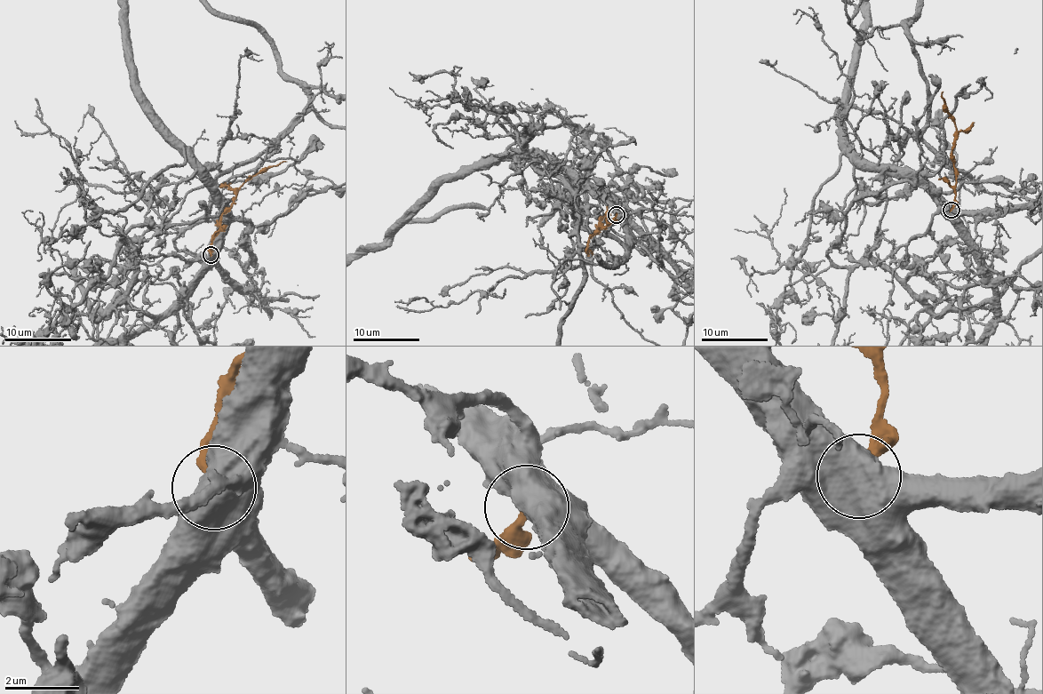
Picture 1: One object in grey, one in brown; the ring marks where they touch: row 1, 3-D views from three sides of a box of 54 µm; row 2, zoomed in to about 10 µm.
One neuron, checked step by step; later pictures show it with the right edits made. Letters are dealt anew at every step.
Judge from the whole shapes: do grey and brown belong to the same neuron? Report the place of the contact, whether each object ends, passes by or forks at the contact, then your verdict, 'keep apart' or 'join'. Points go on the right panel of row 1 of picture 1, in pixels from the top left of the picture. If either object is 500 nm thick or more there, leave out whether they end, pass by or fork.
place (951, 210); keep apart

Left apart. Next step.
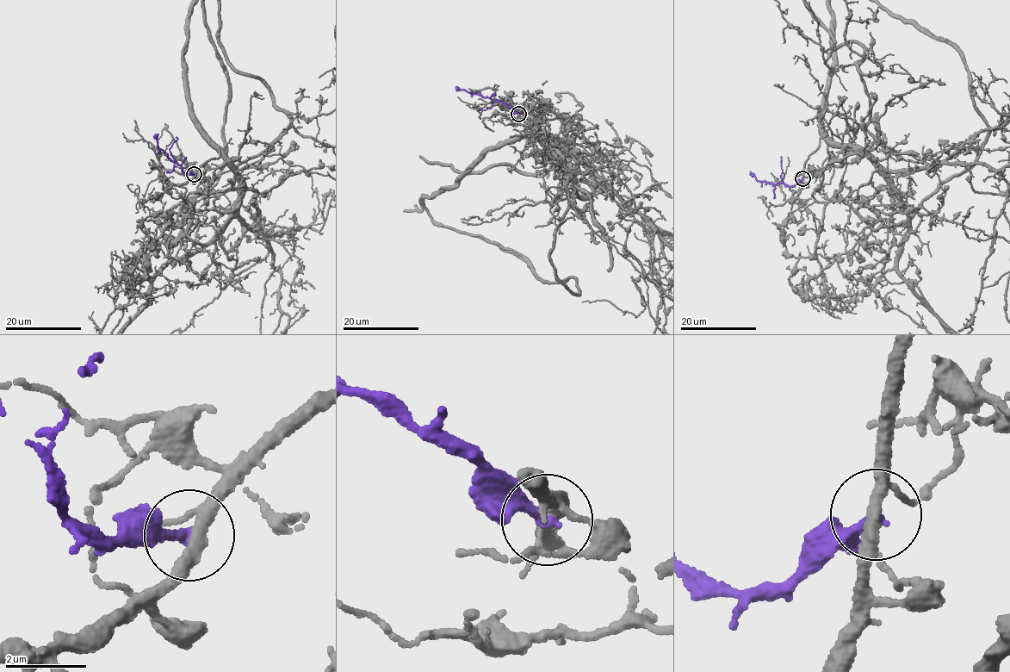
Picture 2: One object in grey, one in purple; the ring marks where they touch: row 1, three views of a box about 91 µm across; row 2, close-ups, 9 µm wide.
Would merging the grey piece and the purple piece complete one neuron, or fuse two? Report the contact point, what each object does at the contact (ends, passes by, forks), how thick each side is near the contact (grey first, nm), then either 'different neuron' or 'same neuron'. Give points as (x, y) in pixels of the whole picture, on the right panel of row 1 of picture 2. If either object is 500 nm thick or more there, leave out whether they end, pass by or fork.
at (802, 178); grey forks there; purple ends there; 260 nm thick on the grey side, 280 nm on the other; different neuron

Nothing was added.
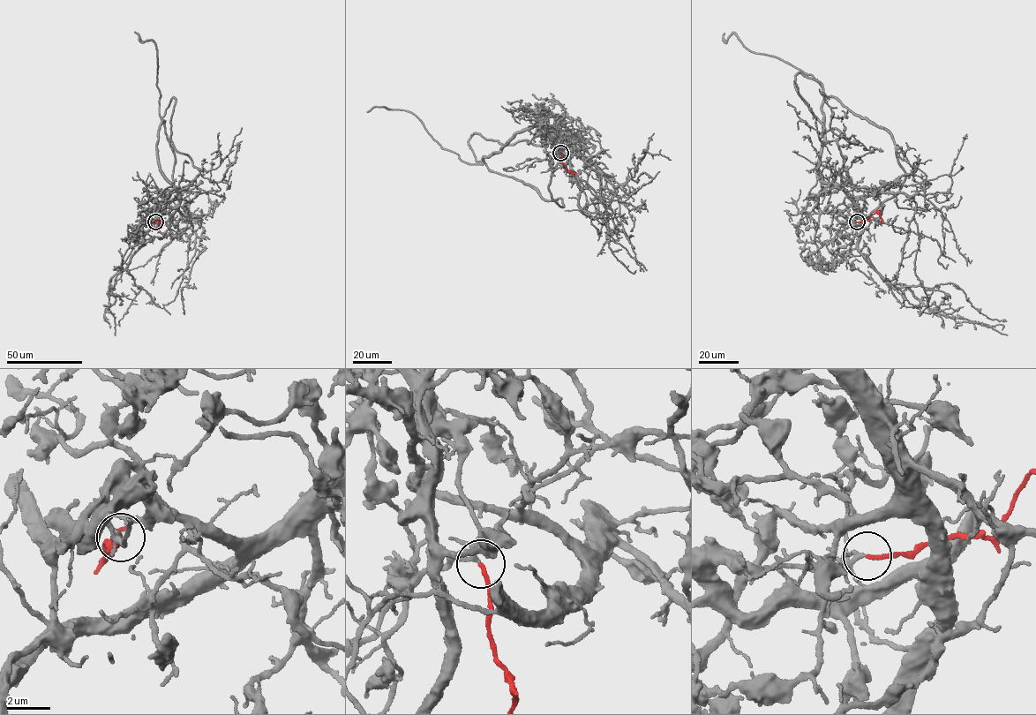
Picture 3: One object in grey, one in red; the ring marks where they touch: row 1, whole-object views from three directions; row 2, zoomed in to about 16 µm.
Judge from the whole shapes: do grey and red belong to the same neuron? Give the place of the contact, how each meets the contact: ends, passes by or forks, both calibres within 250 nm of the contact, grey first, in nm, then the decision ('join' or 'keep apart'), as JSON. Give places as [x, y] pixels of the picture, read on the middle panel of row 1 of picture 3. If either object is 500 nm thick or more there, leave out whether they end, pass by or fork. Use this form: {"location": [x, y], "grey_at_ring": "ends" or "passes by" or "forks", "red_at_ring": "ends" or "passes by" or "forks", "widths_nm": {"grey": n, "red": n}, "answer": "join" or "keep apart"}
{"location": [560, 153], "grey_at_ring": "forks", "red_at_ring": "ends", "widths_nm": {"grey": 150, "red": 190}, "answer": "join"}

